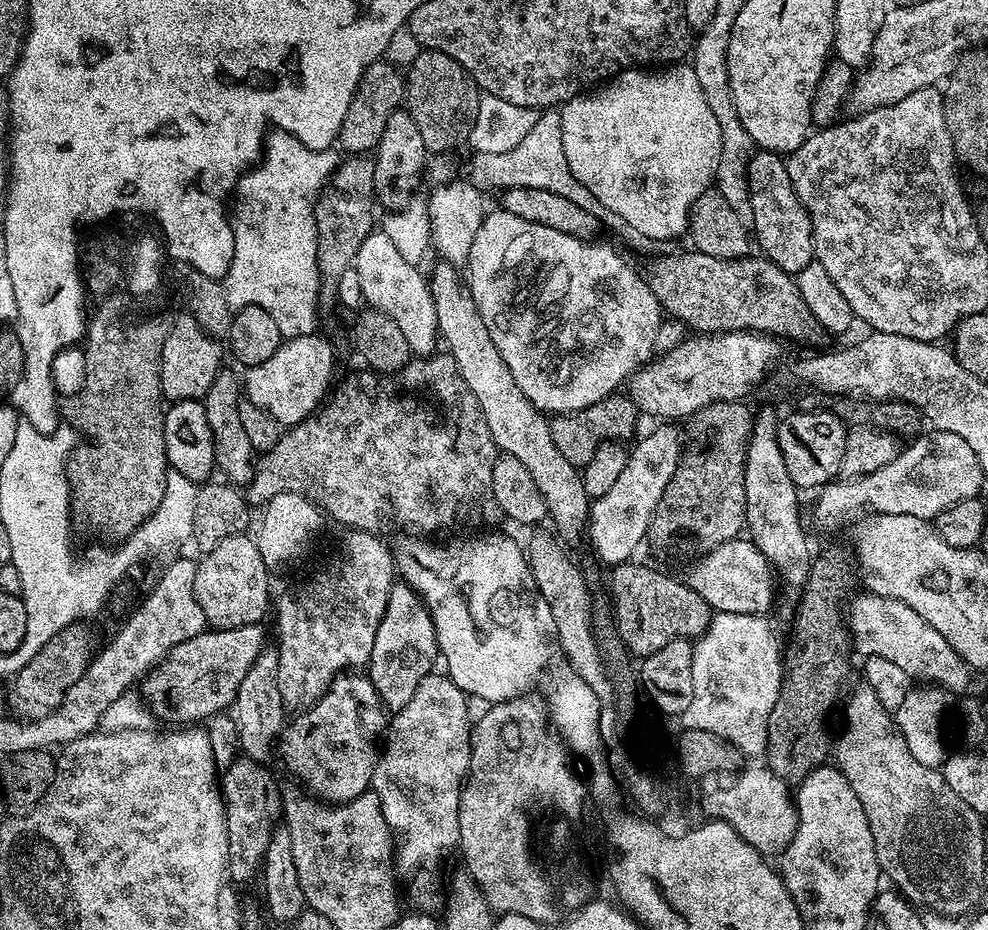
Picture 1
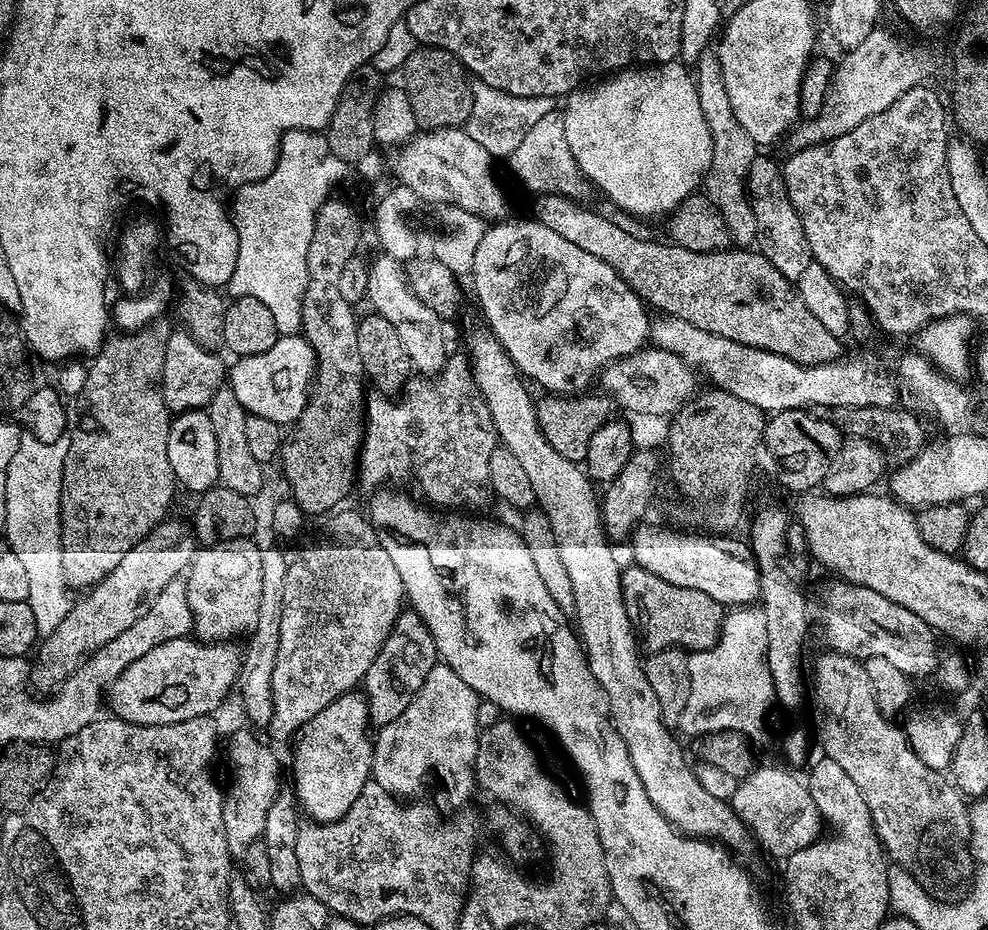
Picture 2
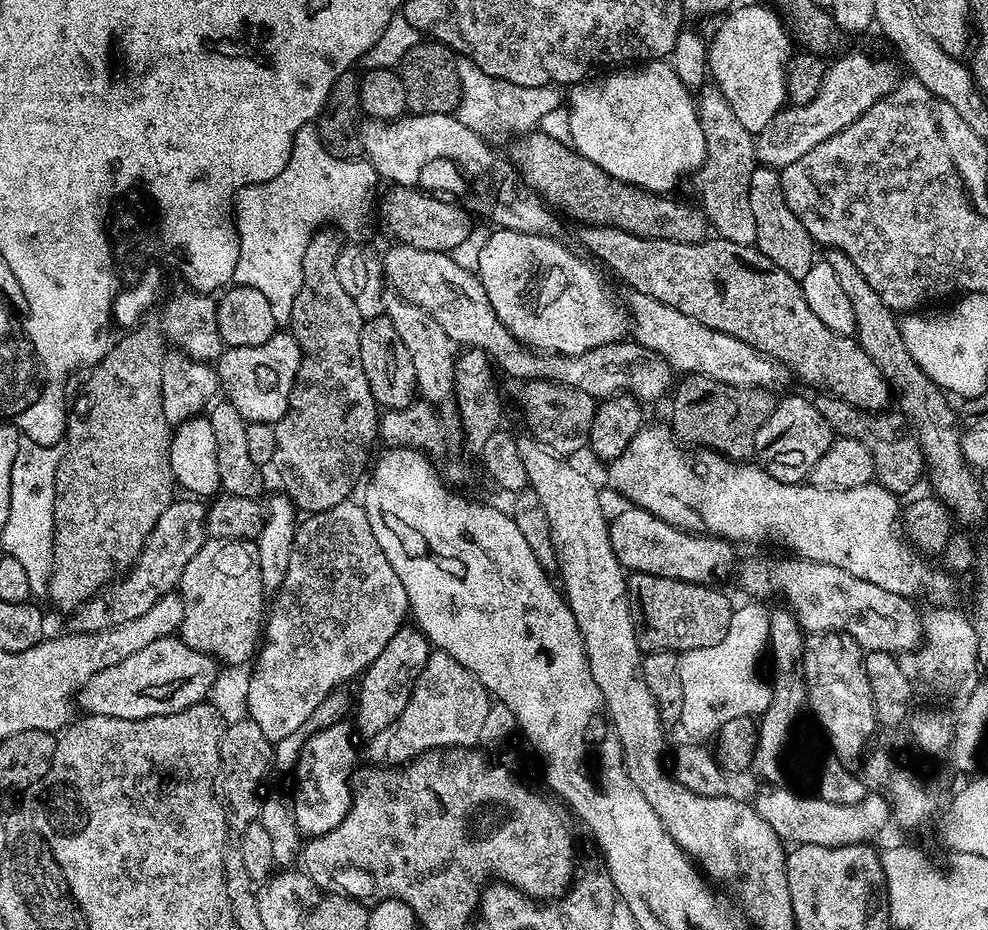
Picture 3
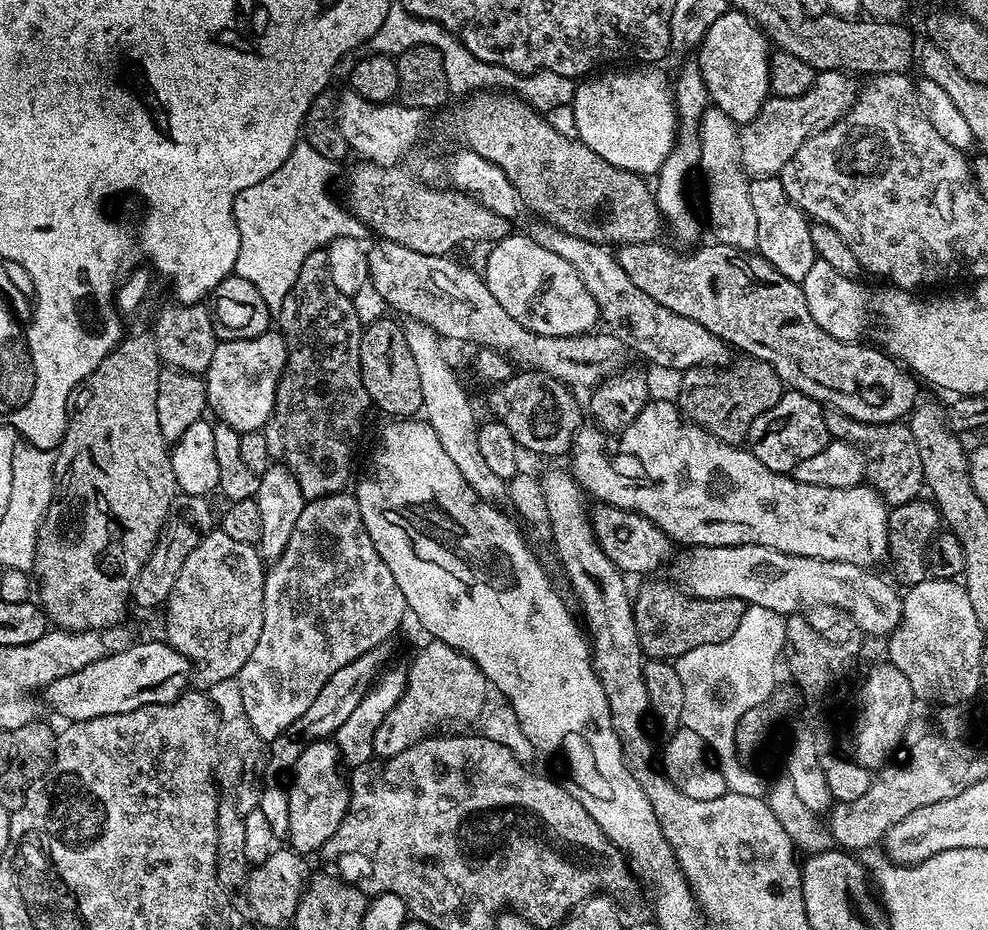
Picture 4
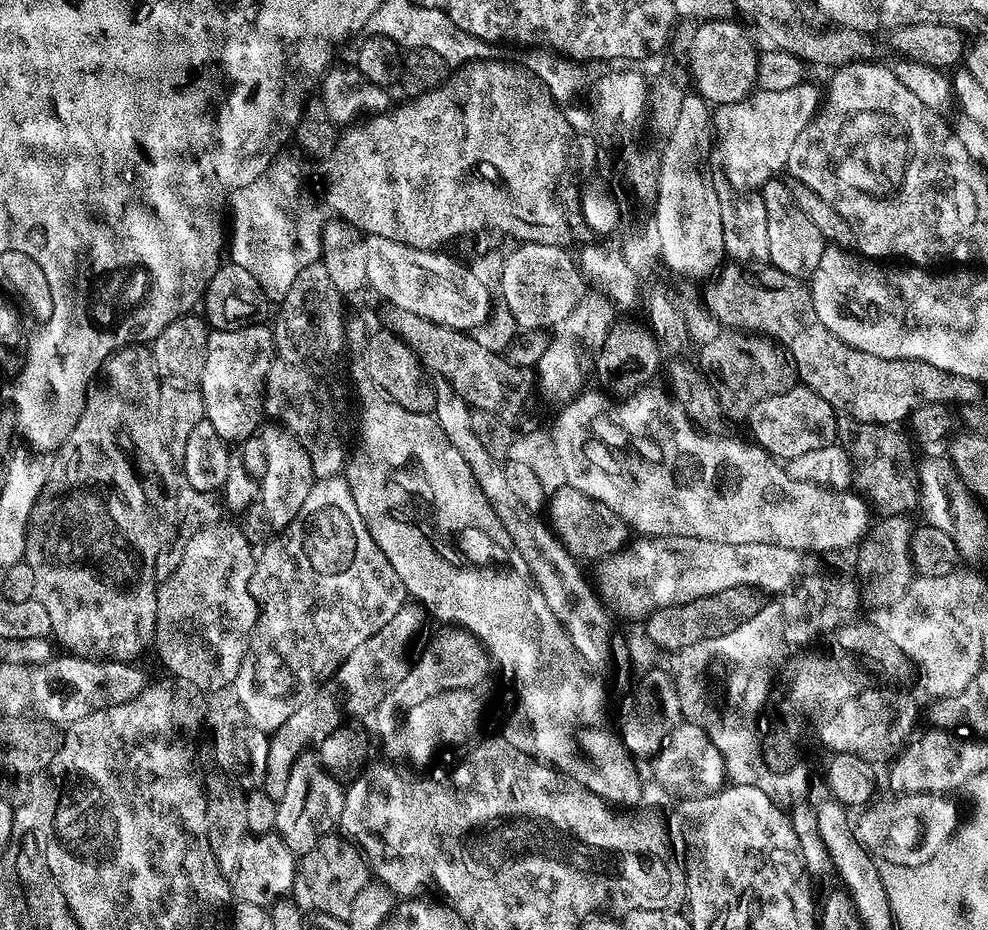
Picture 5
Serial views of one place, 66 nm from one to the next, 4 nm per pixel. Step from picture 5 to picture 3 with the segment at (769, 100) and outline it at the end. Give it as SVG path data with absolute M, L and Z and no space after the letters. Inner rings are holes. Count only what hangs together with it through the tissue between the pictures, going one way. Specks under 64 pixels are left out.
M852 52L849 56L840 56L836 61L828 64L826 74L822 78L822 86L818 86L818 94L814 96L814 102L809 104L797 104L785 107L765 128L755 137L756 160L765 168L781 169L790 166L790 162L798 162L802 154L810 154L814 146L826 142L826 138L834 138L846 126L850 126L870 106L874 106L886 96L892 95L896 89L898 77L896 68L888 60L879 60L876 56L867 56L864 52Z

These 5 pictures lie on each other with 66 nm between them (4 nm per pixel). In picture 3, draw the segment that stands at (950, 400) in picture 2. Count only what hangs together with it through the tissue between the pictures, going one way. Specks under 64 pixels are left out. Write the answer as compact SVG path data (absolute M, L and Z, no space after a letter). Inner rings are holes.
M629 291L627 295L626 312L634 332L636 328L635 343L658 354L677 373L705 376L737 390L775 389L782 373L781 365L754 350L754 346L710 326L702 326L690 314L682 314L682 310L674 310L674 306L666 306L646 294Z

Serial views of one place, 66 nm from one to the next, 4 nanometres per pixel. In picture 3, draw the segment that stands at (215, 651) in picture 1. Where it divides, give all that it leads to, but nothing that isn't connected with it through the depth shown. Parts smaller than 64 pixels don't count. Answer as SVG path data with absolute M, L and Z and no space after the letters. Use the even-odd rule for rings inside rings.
M179 635L158 638L158 642L150 642L150 646L138 650L138 654L122 658L118 666L110 666L94 674L94 678L80 688L78 704L90 716L141 720L178 714L209 699L217 673L217 661L186 646Z

